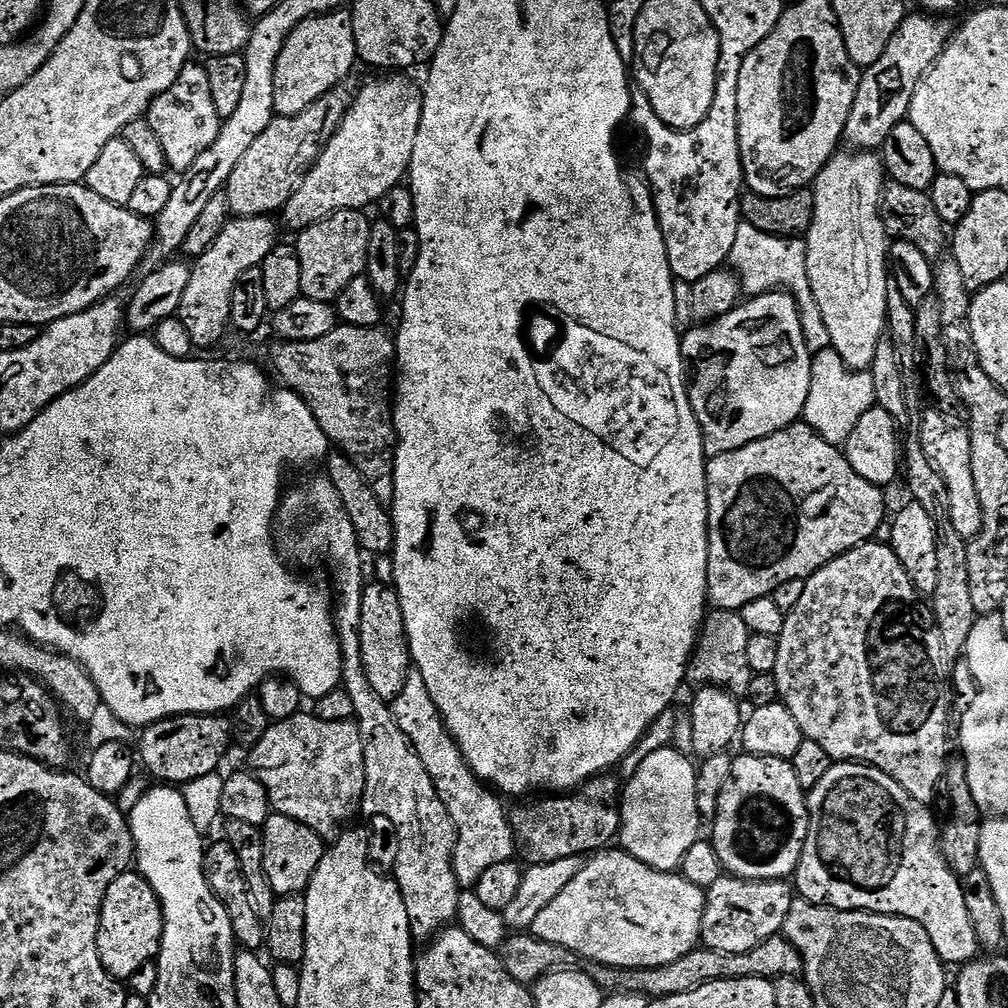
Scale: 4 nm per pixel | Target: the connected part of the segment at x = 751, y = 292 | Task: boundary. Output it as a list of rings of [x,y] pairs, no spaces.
[[[741,222],[738,234],[734,237],[734,250],[730,250],[728,255],[728,264],[740,280],[740,291],[745,297],[781,291],[796,299],[808,350],[815,354],[830,346],[830,330],[826,330],[826,318],[822,318],[822,310],[818,310],[814,290],[810,290],[810,274],[806,270],[807,253],[808,245],[803,239],[766,234]]]

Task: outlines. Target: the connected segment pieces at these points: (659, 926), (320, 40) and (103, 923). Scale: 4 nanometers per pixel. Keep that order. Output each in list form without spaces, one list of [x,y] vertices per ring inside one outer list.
[[[601,850],[583,865],[580,873],[534,918],[530,932],[542,942],[554,942],[570,950],[584,962],[605,964],[608,968],[661,968],[678,962],[701,943],[700,927],[704,913],[705,889],[694,885],[681,874],[658,872],[638,862],[623,850]]]
[[[337,10],[323,12],[321,16],[311,16],[295,28],[286,38],[282,46],[282,54],[278,54],[274,66],[274,110],[276,116],[297,116],[306,111],[318,98],[322,98],[330,90],[341,87],[344,79],[352,72],[352,67],[358,64],[356,43],[354,42],[354,26],[352,17],[347,11]]]
[[[136,870],[123,872],[118,878],[114,878],[102,902],[96,939],[100,961],[106,971],[121,982],[131,981],[135,972],[159,957],[163,937],[164,911],[150,882],[146,882],[146,878]]]

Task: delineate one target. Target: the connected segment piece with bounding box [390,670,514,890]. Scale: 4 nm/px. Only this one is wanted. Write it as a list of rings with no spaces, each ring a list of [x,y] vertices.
[[[409,671],[402,694],[391,701],[390,707],[394,722],[398,722],[422,766],[426,766],[426,774],[430,774],[430,782],[434,782],[456,827],[456,849],[452,855],[456,880],[461,889],[475,889],[478,878],[482,878],[490,866],[498,866],[498,862],[512,860],[514,856],[512,828],[508,825],[506,808],[500,805],[501,797],[491,787],[485,786],[464,761],[456,739],[448,733],[438,706],[434,706],[434,698],[430,698],[430,690],[426,690],[426,682],[422,682],[420,672]]]

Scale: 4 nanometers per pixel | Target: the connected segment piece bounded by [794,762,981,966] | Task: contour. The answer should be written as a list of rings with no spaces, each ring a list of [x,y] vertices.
[[[855,762],[833,763],[832,768],[826,770],[826,778],[822,778],[822,782],[818,782],[818,786],[814,786],[807,793],[807,797],[808,837],[806,838],[806,846],[802,850],[800,864],[794,873],[795,891],[803,899],[809,900],[811,904],[837,908],[843,912],[873,912],[883,916],[910,918],[914,922],[918,922],[918,926],[922,926],[922,930],[926,930],[926,934],[930,934],[930,942],[934,946],[938,958],[946,966],[971,964],[973,960],[981,955],[978,934],[974,934],[974,926],[970,926],[970,915],[969,911],[966,910],[961,877],[957,876],[954,870],[950,870],[946,858],[940,853],[940,832],[938,831],[938,824],[936,828],[936,820],[932,817],[931,812],[933,809],[929,805],[920,804],[914,798],[910,798],[910,794],[906,794],[906,790],[902,790],[902,786],[898,786],[898,782],[894,782],[894,778],[890,778],[890,774],[872,768],[869,764]]]

